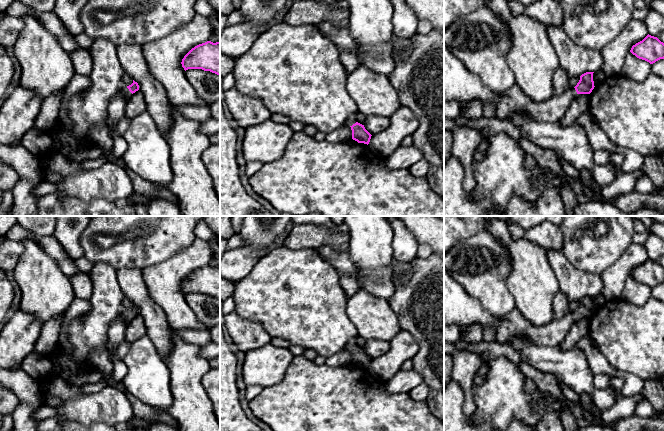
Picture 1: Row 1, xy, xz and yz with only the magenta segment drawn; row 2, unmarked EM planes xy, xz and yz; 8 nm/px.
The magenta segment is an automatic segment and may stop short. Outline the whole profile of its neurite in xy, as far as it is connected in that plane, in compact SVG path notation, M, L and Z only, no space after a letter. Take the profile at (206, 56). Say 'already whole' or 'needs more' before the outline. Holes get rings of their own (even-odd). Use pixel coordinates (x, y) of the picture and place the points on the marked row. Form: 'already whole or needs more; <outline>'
already whole; M207 41L192 48L182 59L182 67L202 69L220 76L220 42Z

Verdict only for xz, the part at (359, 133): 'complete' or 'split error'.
split error

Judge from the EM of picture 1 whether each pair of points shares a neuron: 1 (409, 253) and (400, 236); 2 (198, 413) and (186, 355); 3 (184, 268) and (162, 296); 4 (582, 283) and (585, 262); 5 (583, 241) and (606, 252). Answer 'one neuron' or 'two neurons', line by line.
1: one neuron
2: one neuron
3: one neuron
4: two neurons
5: one neuron

